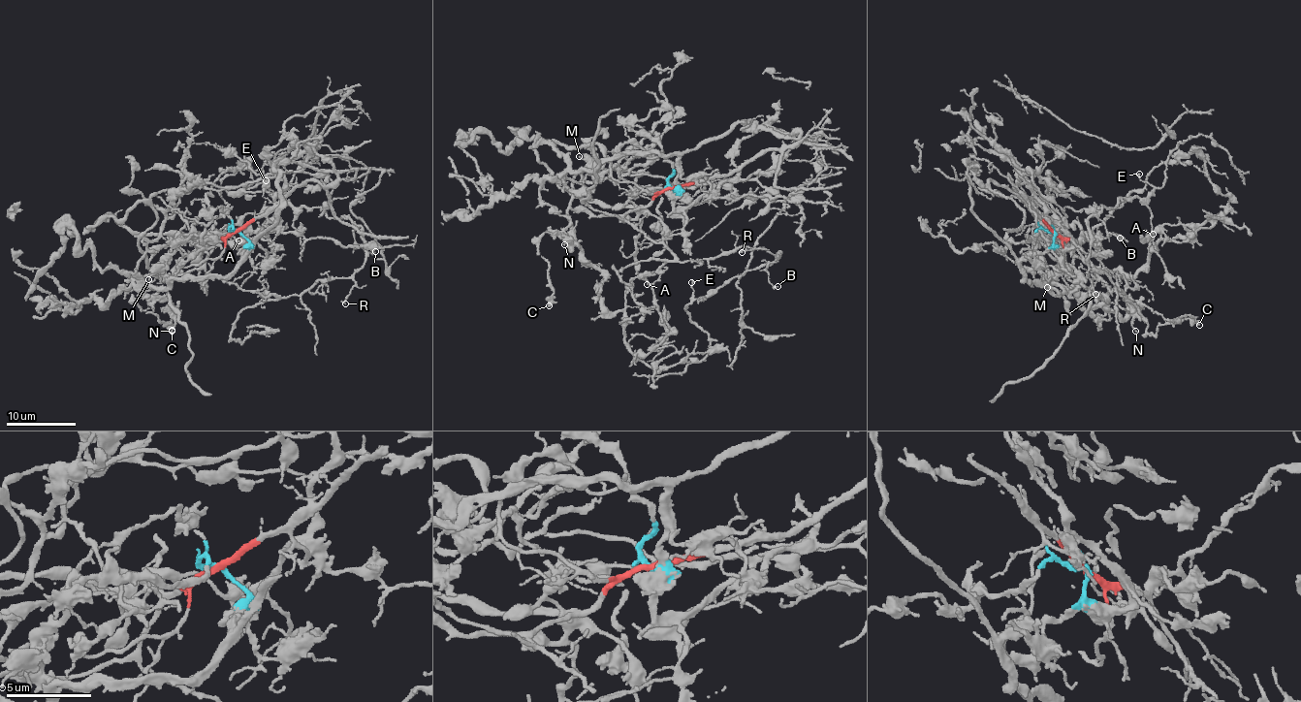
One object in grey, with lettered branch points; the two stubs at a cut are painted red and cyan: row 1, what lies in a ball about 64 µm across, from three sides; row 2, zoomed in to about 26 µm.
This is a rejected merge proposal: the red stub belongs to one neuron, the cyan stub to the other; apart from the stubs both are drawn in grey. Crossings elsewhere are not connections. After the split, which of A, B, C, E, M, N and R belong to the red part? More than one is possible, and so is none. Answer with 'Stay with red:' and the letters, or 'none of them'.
Stay with red: A, B, E, R

